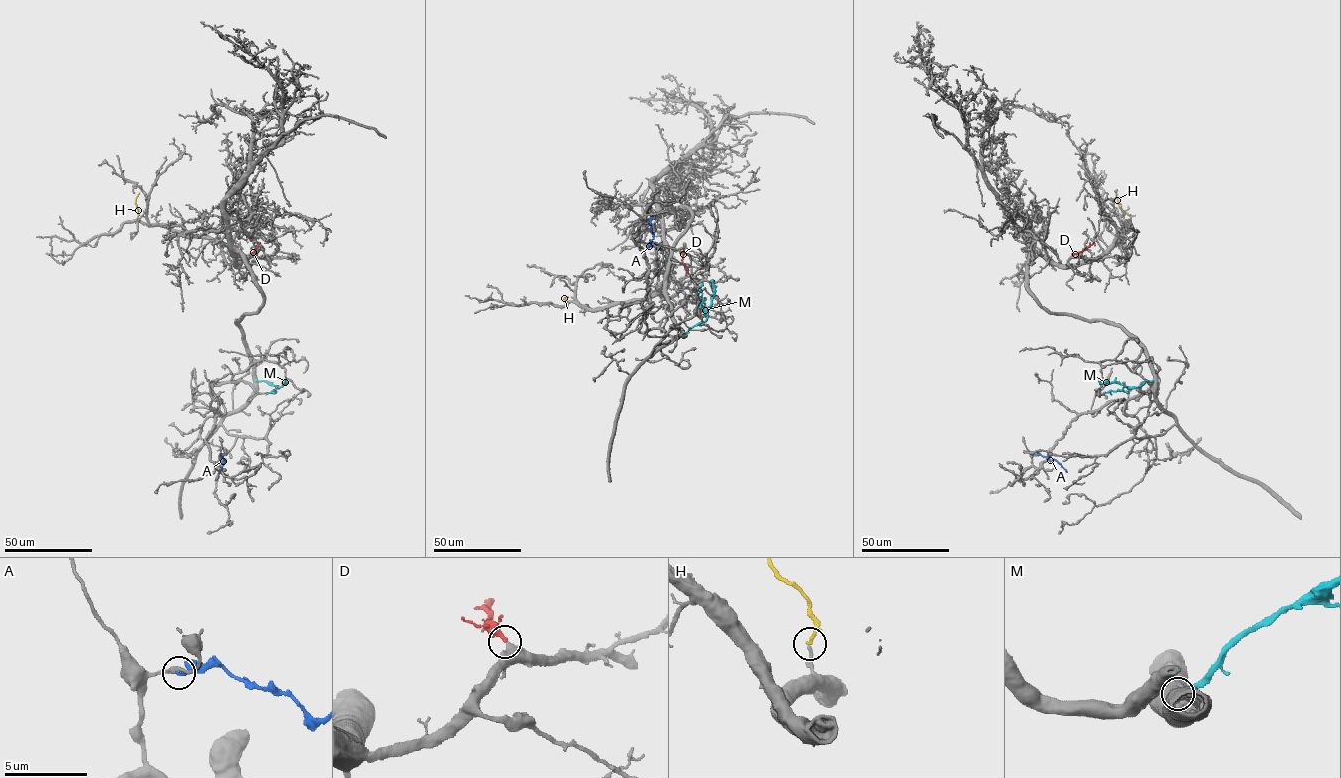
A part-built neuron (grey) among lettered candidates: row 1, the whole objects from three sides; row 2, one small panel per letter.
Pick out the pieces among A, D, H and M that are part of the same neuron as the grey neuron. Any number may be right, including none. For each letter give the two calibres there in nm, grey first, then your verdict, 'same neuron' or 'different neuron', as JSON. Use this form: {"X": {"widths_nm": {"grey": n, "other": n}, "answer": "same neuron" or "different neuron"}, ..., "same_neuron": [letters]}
{"A": {"widths_nm": {"grey": 260, "other": 280}, "answer": "different neuron"}, "D": {"widths_nm": {"grey": 550, "other": 320}, "answer": "same neuron"}, "H": {"widths_nm": {"grey": 190, "other": 190}, "answer": "same neuron"}, "M": {"widths_nm": {"grey": 800, "other": 240}, "answer": "different neuron"}, "same_neuron": ["D", "H"]}

